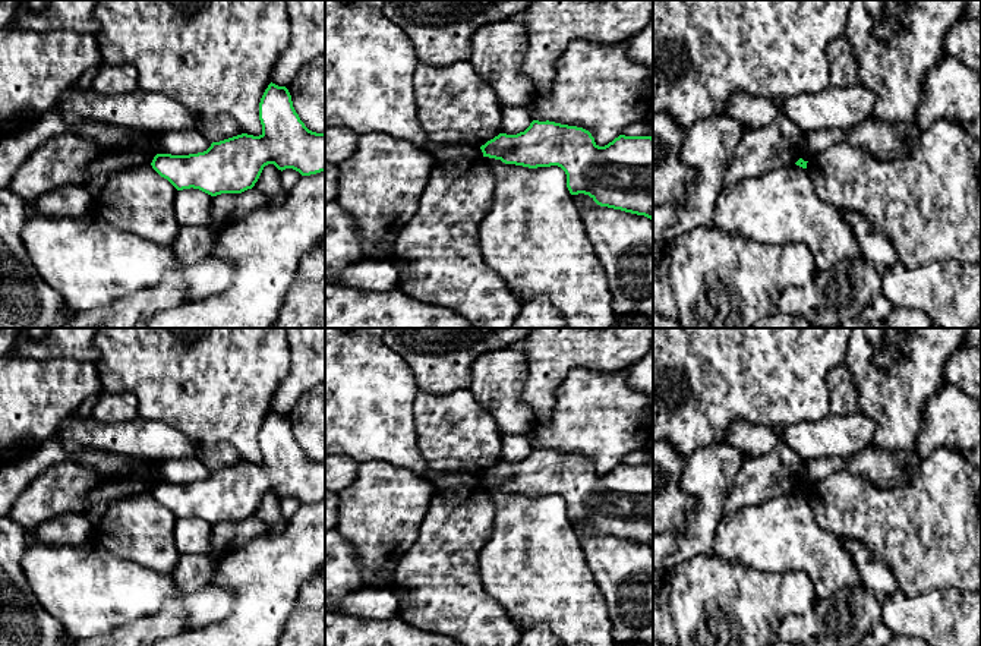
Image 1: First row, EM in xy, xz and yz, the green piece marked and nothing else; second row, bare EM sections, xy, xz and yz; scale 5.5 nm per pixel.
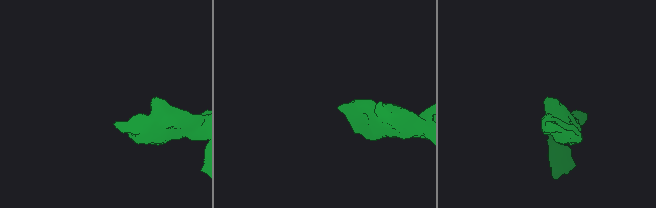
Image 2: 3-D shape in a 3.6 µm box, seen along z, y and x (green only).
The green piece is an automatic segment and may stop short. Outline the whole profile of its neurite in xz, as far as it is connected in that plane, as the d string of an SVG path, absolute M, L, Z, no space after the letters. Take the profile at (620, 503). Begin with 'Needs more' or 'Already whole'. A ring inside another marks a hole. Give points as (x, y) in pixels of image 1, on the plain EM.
Already whole. M533 448L530 454L517 463L499 461L480 475L483 485L501 488L529 497L558 494L567 502L567 516L571 523L589 523L597 533L625 541L644 543L653 549L653 466L619 463L605 475L594 470L592 461L583 456L555 450Z

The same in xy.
Already whole. M272 410L268 413L259 431L259 448L262 453L259 464L242 461L212 470L206 479L198 482L157 482L151 494L177 519L193 516L211 524L252 517L268 492L274 492L281 500L293 497L302 504L325 500L325 461L312 460L305 454L286 415Z

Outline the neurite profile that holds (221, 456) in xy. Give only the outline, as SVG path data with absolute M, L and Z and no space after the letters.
M231 444L198 448L196 456L211 469L220 470L245 461Z

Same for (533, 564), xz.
M483 485L493 504L493 523L480 554L486 592L521 630L545 624L562 646L616 646L602 596L577 533L558 494L529 497Z

